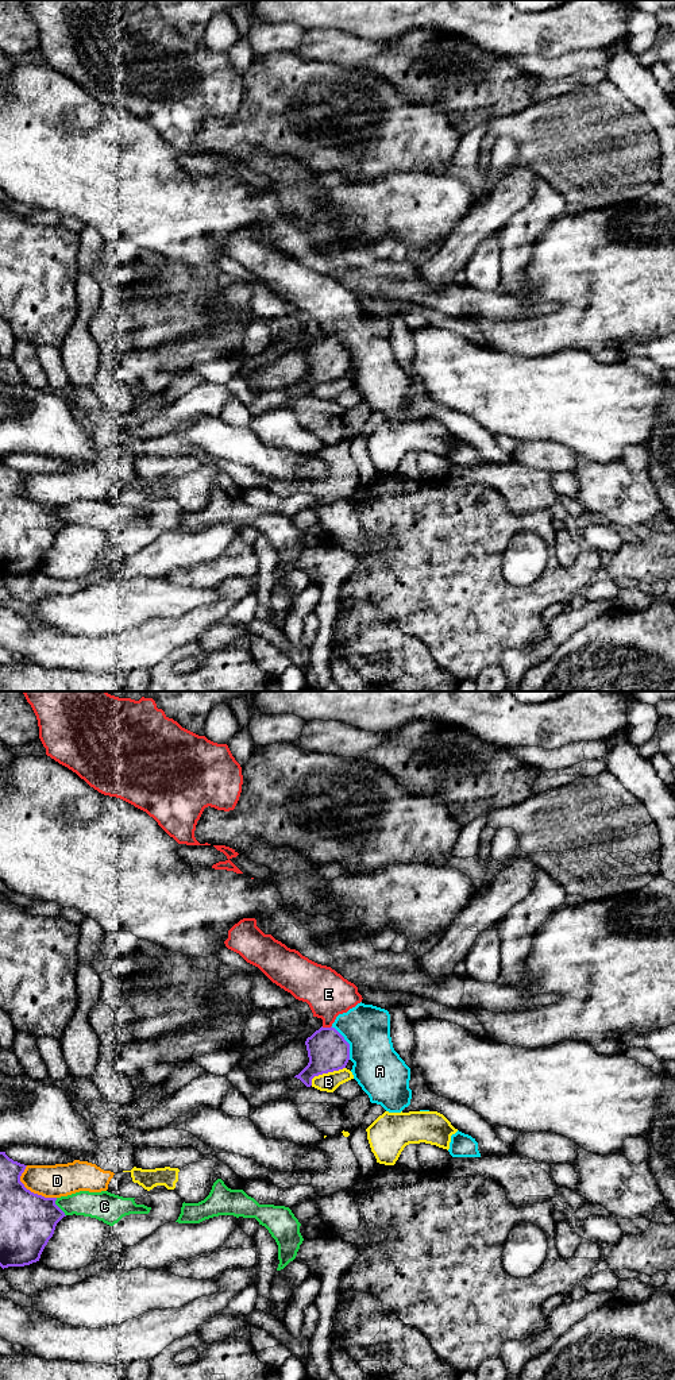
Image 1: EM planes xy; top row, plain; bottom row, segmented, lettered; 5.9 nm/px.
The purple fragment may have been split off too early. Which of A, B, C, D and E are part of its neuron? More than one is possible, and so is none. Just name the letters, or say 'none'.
none

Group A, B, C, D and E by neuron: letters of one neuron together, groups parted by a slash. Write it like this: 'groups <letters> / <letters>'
groups A E / B D / C

